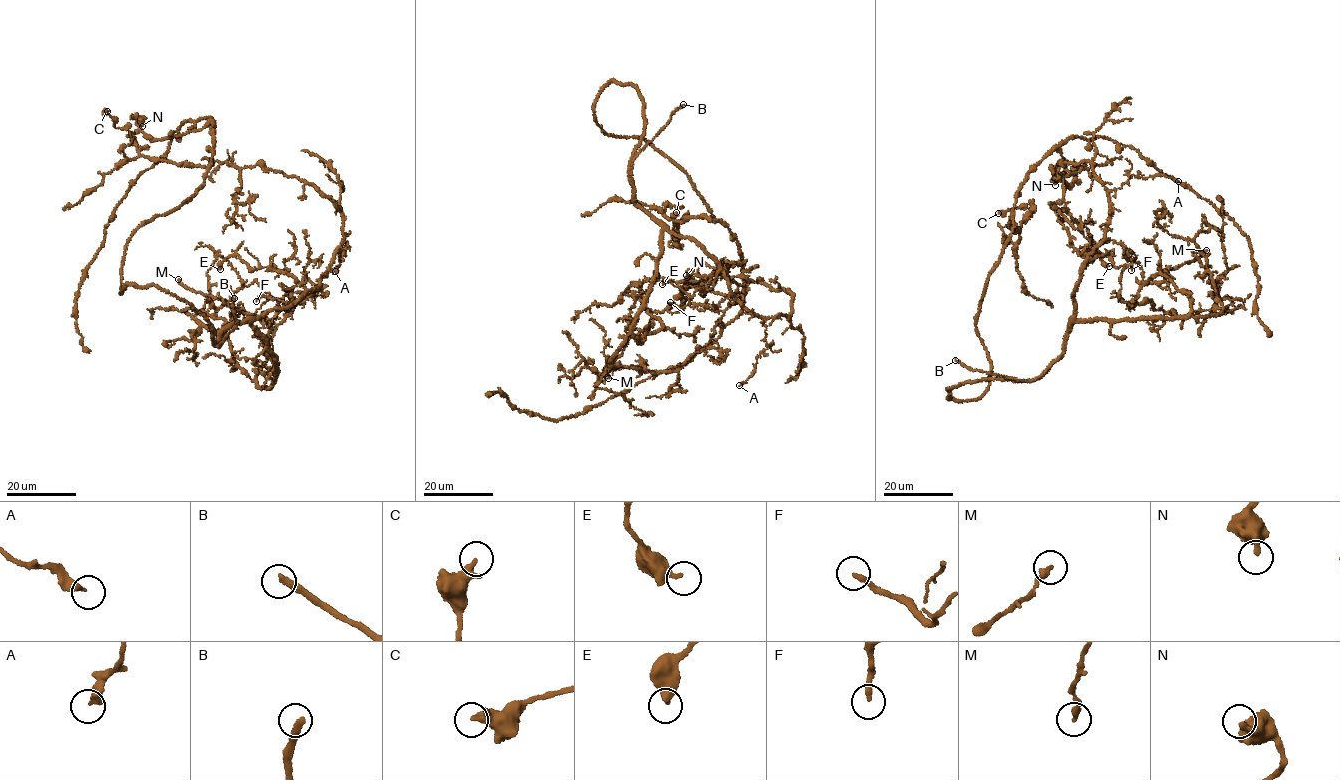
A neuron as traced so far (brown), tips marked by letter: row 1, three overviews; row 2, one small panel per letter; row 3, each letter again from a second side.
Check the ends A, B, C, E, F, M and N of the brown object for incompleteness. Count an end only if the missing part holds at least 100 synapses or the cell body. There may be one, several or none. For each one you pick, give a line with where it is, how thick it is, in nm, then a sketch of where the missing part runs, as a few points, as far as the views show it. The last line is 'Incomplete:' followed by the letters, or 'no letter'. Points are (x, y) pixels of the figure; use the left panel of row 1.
B: at (234, 298); 300 nm thick; missing branch runs (234, 298), (254, 264), (276, 253), (277, 238), (285, 216), (279, 185), (282, 175), (290, 168), (287, 165)
Incomplete: B

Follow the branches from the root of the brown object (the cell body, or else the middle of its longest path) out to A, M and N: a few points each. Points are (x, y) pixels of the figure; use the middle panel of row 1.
A: (594, 114), (608, 82), (637, 90), (635, 203), (702, 247), (764, 319), (766, 348), (739, 385)
M: (594, 114), (608, 82), (637, 90), (633, 199), (662, 226), (632, 331), (663, 326), (628, 338), (608, 378)
N: (594, 114), (608, 135), (643, 138), (677, 164), (736, 239), (740, 293), (688, 285), (680, 297), (686, 275)

